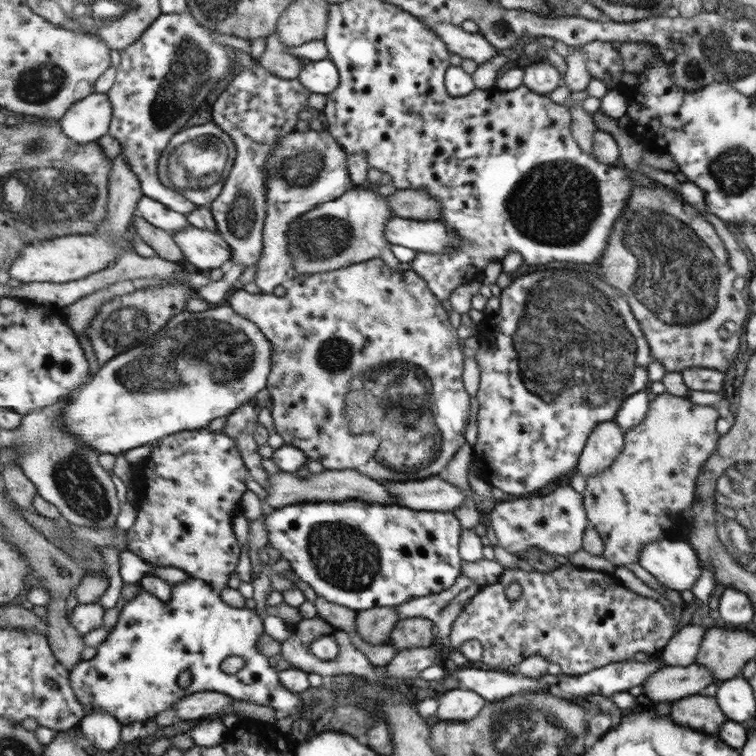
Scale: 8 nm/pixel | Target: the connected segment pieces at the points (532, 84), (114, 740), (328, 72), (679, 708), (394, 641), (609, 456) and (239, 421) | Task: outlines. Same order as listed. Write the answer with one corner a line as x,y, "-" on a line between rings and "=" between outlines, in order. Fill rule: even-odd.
528,60
524,67
523,86
536,94
550,94
561,85
560,73
552,63
=
100,709
83,720
80,727
86,738
99,750
114,750
122,744
123,724
112,713
=
330,59
307,61
298,80
310,93
328,95
339,87
339,69
=
695,694
690,697
684,697
671,703
670,718
674,722
687,727
692,727
695,731
704,731
710,734
718,734
721,726
723,726
728,718
720,710
718,699
713,696
=
429,618
399,619
391,630
389,643
396,649
430,647
436,632
436,626
=
615,420
598,423
586,442
576,474
588,478
604,472
622,453
623,446
624,432
=
244,404
229,415
221,433
235,440
243,462
252,474
252,479
256,480
264,489
268,489
269,473
262,467
263,458
258,452
258,444
254,441
257,423
258,407

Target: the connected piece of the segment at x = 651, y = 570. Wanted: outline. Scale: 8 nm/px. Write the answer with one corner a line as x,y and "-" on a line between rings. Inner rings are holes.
676,537
643,546
638,564
665,588
691,590
701,576
699,556
687,540

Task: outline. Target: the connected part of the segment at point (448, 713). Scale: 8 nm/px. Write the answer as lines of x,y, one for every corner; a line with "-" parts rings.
451,689
437,700
435,716
440,721
469,721
479,716
487,701
476,691

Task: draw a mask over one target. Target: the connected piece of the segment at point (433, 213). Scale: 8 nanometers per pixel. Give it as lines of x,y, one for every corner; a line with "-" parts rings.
396,189
385,197
396,217
410,220
439,220
441,204
423,190

